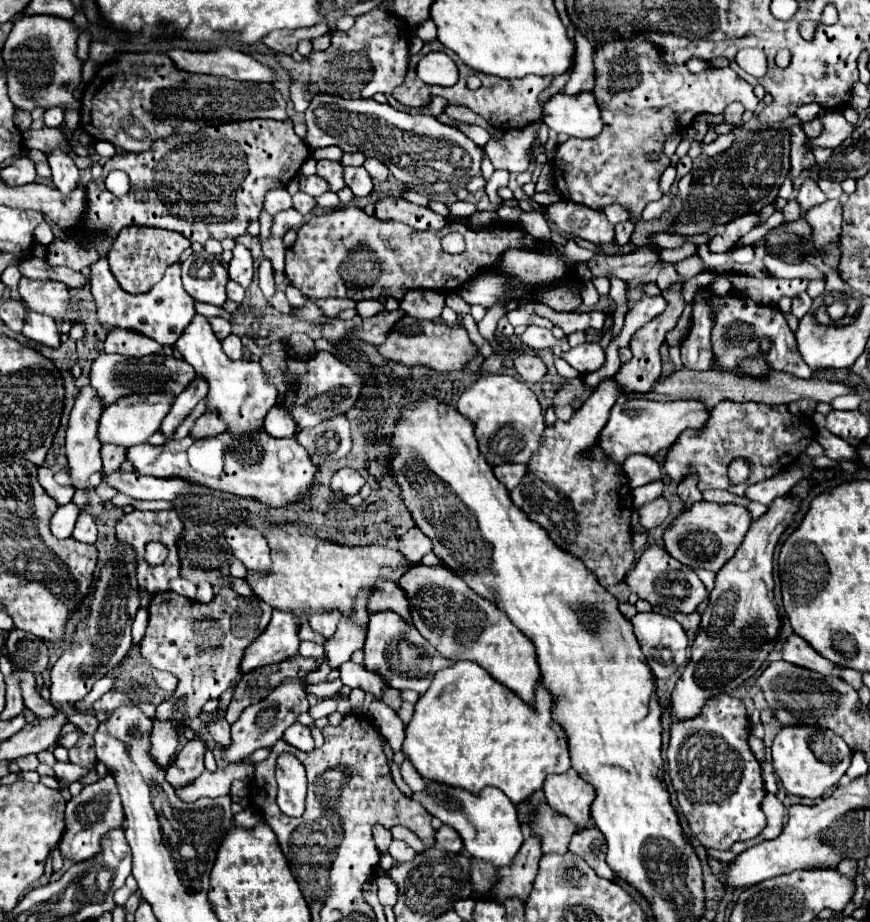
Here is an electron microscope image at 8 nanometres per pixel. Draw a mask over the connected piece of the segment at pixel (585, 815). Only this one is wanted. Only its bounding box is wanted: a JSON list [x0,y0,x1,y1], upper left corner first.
[544,770,594,828]

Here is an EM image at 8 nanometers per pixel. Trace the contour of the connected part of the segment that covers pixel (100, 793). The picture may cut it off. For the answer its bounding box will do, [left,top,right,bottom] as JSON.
[58,770,124,864]

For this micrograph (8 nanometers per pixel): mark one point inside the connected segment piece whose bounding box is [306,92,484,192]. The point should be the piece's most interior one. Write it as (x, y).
(414, 147)

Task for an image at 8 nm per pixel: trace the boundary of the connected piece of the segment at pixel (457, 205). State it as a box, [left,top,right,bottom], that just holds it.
[448,202,476,218]

